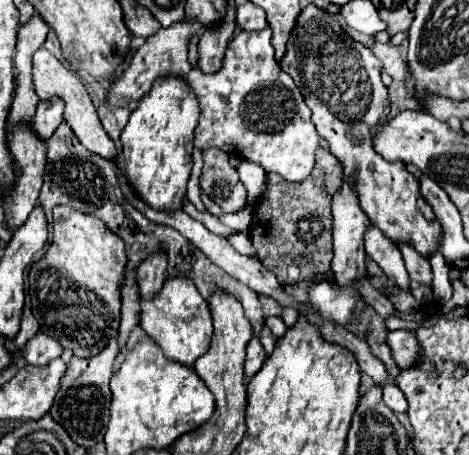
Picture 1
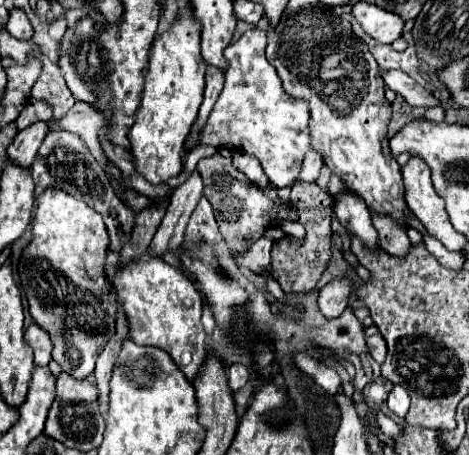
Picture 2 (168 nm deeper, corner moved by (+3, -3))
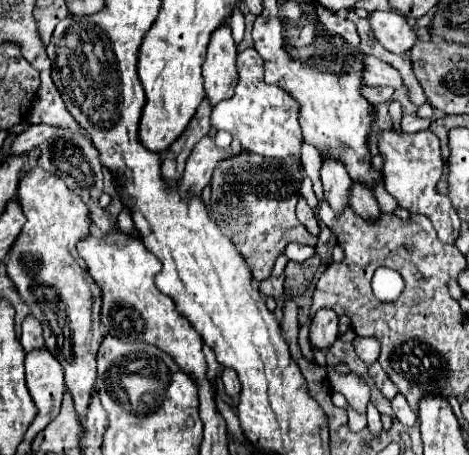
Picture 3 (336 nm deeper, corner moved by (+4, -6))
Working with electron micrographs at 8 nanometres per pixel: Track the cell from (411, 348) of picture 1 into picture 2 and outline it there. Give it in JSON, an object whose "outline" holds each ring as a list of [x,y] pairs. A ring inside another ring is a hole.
{"outline":[[[377,333],[377,335],[373,335],[373,337],[367,337],[365,343],[367,343],[367,347],[369,347],[371,357],[373,357],[377,363],[383,363],[383,361],[385,361],[385,355],[387,355],[387,345],[385,345],[383,337]]]}

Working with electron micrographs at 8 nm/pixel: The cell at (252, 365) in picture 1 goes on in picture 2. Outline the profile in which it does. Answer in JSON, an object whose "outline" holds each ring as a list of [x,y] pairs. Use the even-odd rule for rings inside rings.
{"outline":[[[231,365],[229,367],[229,387],[231,391],[239,391],[249,381],[249,367],[247,365]]]}

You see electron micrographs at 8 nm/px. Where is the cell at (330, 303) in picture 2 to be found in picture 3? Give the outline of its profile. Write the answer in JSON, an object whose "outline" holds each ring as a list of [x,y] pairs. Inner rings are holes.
{"outline":[[[320,308],[310,322],[310,344],[328,348],[338,338],[338,314],[330,308]]]}

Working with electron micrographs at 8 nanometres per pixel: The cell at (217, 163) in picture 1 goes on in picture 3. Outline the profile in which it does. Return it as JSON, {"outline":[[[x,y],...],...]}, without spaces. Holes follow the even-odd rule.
{"outline":[[[242,152],[216,164],[212,174],[210,218],[234,242],[240,256],[248,264],[254,282],[270,276],[272,264],[288,242],[318,242],[296,218],[296,202],[300,198],[300,172],[292,162],[268,162],[256,154]]]}

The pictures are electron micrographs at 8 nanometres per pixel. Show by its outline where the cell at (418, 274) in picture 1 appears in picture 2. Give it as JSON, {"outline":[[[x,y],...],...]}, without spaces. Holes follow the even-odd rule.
{"outline":[[[371,213],[371,219],[373,219],[373,227],[379,233],[379,247],[383,251],[387,251],[389,255],[405,257],[409,253],[409,247],[411,247],[411,241],[405,233],[407,229],[401,223],[389,219],[389,215]]]}

